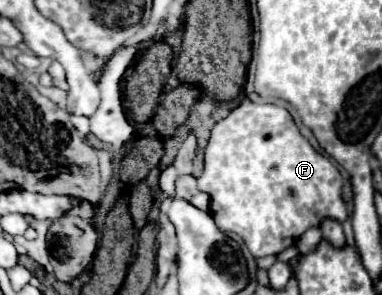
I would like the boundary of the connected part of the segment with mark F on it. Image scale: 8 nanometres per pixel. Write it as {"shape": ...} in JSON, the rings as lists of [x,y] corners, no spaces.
{"shape":[[[245,99],[225,119],[221,119],[213,127],[209,145],[205,147],[205,169],[197,179],[197,185],[201,191],[211,195],[209,209],[217,227],[221,231],[237,233],[253,257],[279,255],[295,245],[309,227],[321,227],[325,219],[335,219],[339,223],[347,219],[347,207],[341,199],[341,173],[301,137],[289,111],[277,105],[251,103]]]}

